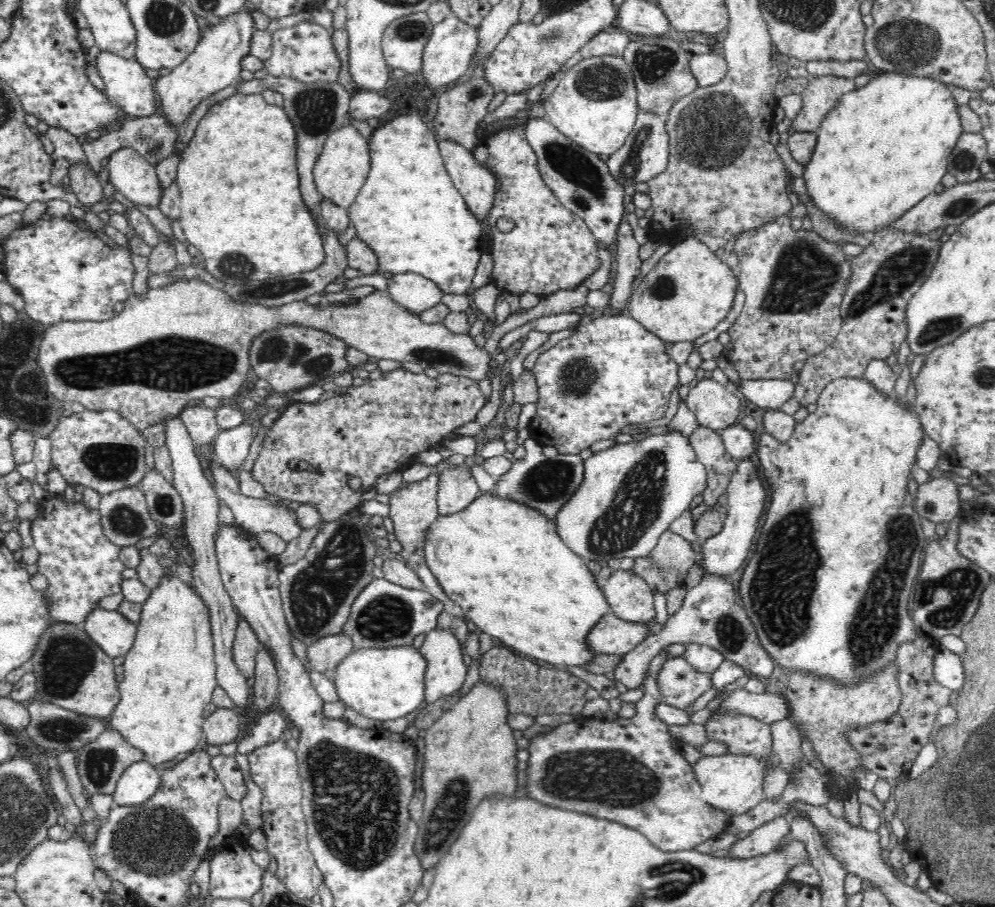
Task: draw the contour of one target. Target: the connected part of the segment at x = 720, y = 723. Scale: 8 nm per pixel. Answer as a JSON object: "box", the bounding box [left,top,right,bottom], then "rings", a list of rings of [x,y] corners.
{"box":[705,715,773,758],"rings":[[[728,715],[705,724],[711,740],[725,742],[732,754],[751,754],[764,758],[773,752],[769,724],[748,715]]]}

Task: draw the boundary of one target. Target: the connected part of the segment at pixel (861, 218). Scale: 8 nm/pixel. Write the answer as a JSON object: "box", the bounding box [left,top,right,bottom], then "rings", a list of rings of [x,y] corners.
{"box":[806,71,963,233],"rings":[[[875,71],[868,84],[857,87],[856,90],[846,93],[838,104],[821,120],[820,128],[817,128],[817,143],[813,148],[811,159],[806,163],[806,186],[808,186],[807,194],[810,194],[816,202],[816,206],[824,212],[824,214],[832,214],[836,216],[840,222],[834,222],[838,226],[842,226],[844,230],[852,230],[852,232],[870,233],[876,232],[882,226],[888,226],[899,219],[904,212],[908,212],[913,206],[916,206],[923,198],[931,195],[936,190],[938,184],[941,184],[943,176],[947,173],[949,154],[953,148],[957,146],[958,139],[963,132],[962,119],[959,113],[959,104],[952,93],[952,86],[942,83],[937,78],[925,78],[924,76],[908,76],[899,72],[879,72]]]}

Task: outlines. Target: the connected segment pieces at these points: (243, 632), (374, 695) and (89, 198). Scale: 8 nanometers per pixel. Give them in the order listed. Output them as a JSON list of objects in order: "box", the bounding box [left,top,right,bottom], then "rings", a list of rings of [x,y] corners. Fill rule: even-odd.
[{"box":[233,618,261,680],"rings":[[[241,618],[233,640],[233,663],[237,665],[240,673],[248,680],[255,679],[255,658],[261,647],[252,627],[249,626],[244,618]]]},{"box":[332,644,427,722],"rings":[[[412,644],[380,649],[355,648],[333,671],[332,680],[345,706],[354,708],[362,716],[384,722],[410,714],[425,700],[427,669],[425,658]]]},{"box":[67,164,103,208],"rings":[[[88,164],[70,165],[67,179],[70,190],[78,197],[81,206],[92,208],[102,202],[103,188],[98,181],[98,172]]]}]

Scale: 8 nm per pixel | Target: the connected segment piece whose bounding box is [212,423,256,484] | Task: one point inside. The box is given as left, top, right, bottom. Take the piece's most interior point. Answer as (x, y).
(231, 449)

